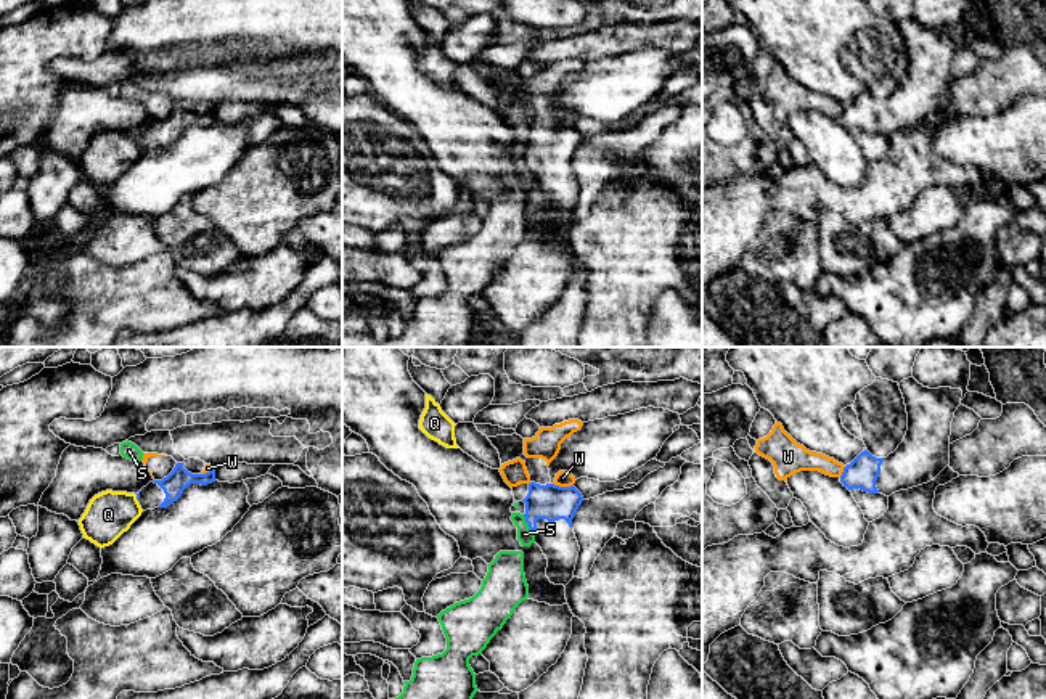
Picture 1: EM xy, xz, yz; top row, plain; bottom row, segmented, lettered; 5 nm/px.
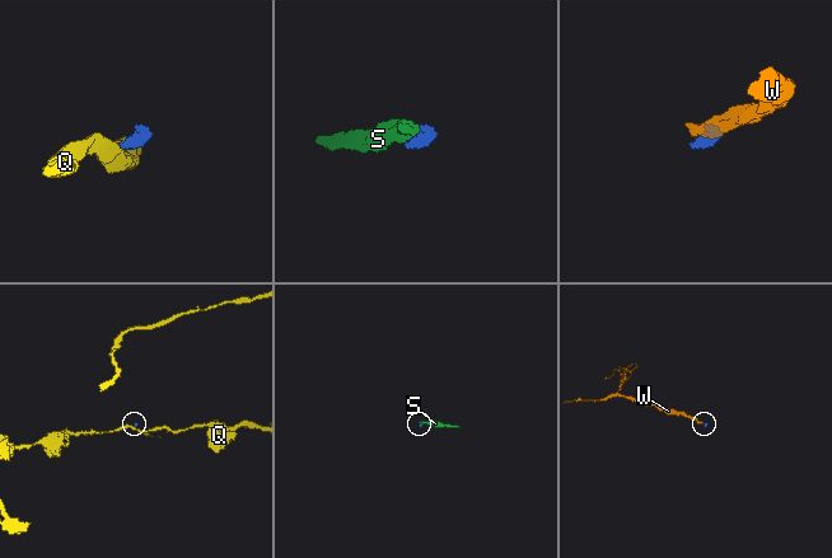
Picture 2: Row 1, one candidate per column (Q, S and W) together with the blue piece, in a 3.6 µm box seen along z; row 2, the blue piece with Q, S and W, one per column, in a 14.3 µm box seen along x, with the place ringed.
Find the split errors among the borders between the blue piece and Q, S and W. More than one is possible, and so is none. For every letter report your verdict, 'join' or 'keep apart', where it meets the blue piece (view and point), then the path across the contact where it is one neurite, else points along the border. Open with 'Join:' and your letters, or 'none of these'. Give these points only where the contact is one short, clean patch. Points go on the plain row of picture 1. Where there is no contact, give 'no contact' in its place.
Join: none of these
Q: keep apart | xy (137, 138) | along xy (135, 135), (137, 140)
S: keep apart | xz (529, 166) | along xz (522, 155), (534, 175)
W: keep apart | xz (563, 127)

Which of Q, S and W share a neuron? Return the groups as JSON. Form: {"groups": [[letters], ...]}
{"groups": [["Q"], ["S", "W"]]}

